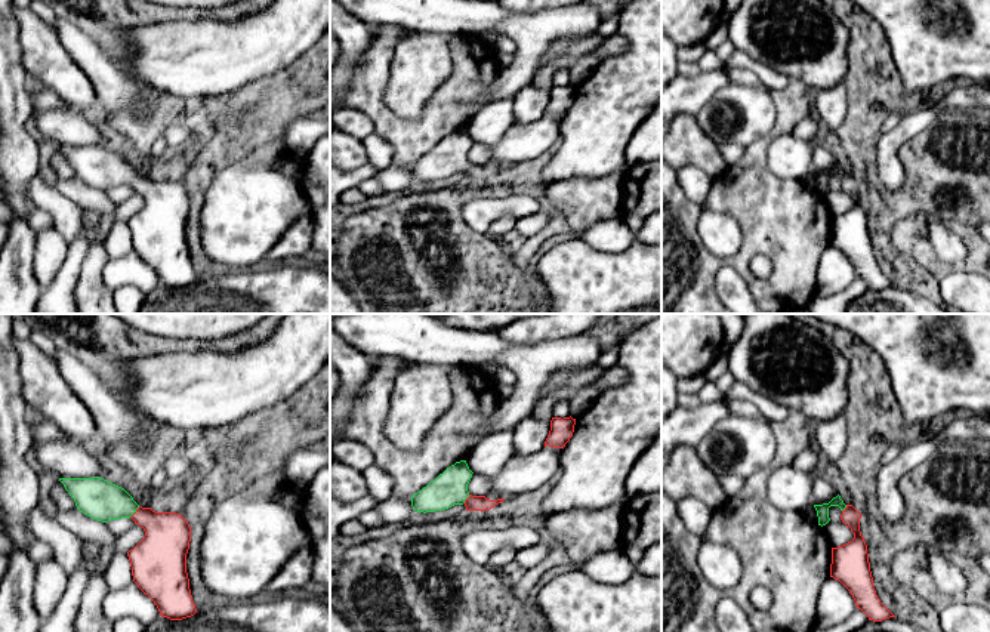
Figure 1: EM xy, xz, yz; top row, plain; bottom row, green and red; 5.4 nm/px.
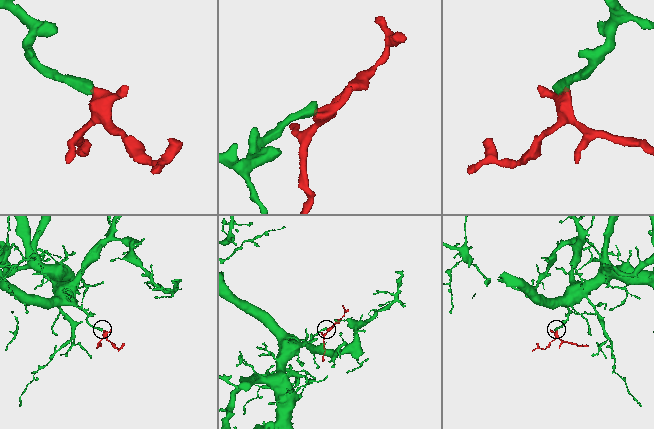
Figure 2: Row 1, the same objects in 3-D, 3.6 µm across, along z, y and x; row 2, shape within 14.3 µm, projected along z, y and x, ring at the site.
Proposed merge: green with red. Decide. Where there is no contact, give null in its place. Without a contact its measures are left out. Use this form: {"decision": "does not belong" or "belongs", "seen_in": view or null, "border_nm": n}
{"decision": "belongs", "seen_in": "xy", "border_nm": 90}

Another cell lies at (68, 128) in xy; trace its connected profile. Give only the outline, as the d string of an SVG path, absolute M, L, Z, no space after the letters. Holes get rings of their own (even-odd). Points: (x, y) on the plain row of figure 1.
M70 107L34 110L34 130L50 138L58 147L102 147L102 132L92 118Z

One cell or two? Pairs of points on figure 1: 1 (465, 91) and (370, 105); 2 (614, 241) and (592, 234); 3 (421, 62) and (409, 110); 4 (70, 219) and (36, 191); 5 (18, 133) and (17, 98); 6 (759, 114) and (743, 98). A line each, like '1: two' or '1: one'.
1: one
2: one
3: one
4: one
5: one
6: one

